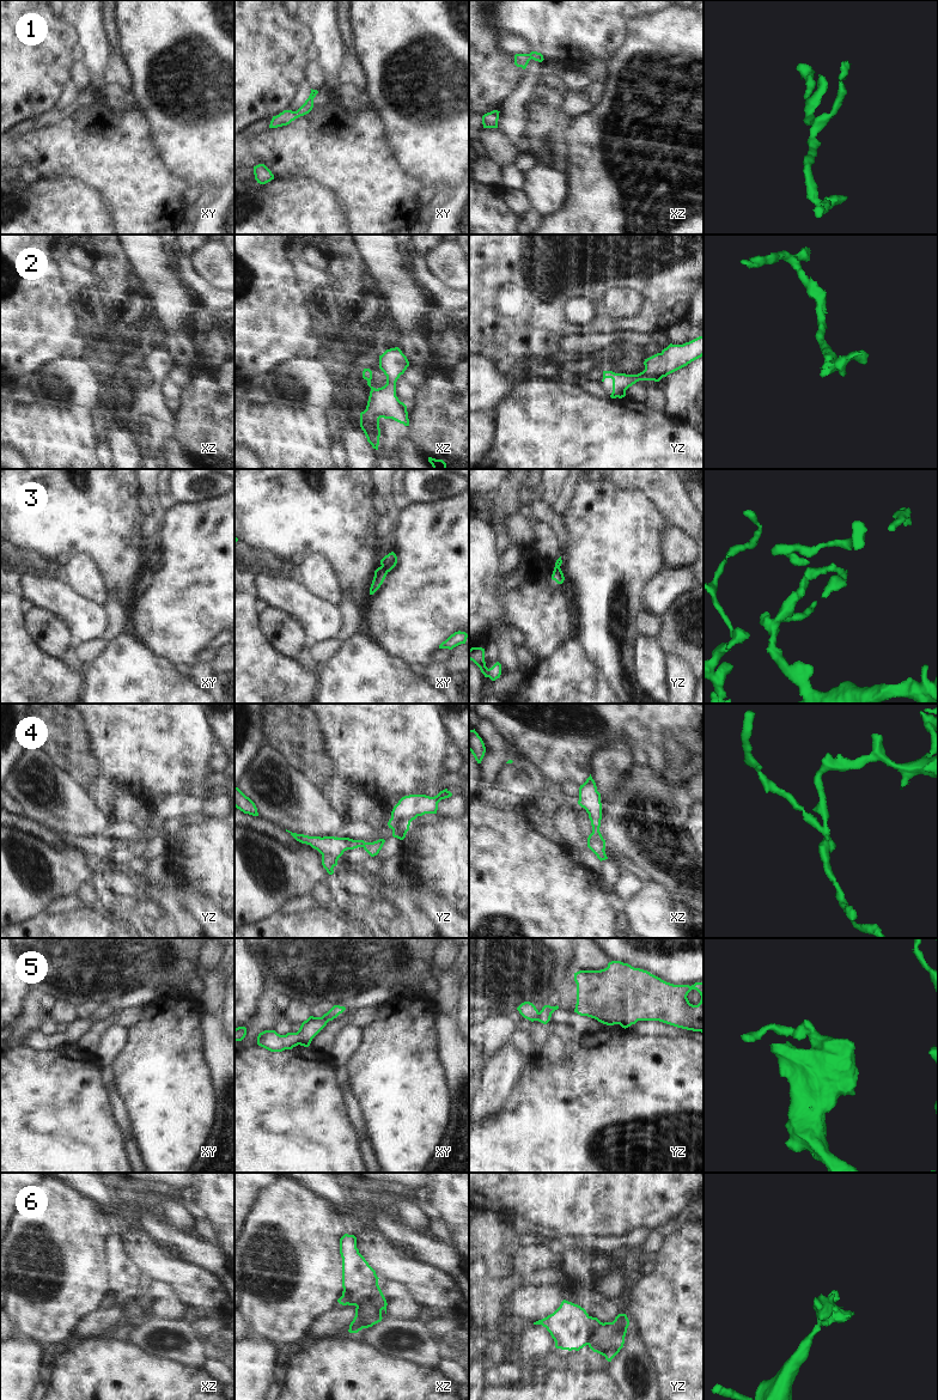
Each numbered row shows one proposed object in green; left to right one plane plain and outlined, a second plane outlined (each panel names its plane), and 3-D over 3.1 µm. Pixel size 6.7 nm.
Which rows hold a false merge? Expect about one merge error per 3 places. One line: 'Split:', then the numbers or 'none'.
Split: 3, 4, 5, 6.

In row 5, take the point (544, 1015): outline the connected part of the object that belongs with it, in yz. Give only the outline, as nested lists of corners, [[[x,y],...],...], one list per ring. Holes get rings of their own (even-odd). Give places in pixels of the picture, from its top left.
[[[544,1005],[542,1010],[538,1012],[537,1021],[543,1024],[547,1024],[550,1021],[552,1014],[558,1009],[559,1009],[558,1005],[556,1006]]]

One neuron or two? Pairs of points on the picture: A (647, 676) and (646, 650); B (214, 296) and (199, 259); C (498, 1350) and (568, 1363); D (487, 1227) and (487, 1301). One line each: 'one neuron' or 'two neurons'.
A: one neuron
B: two neurons
C: two neurons
D: one neuron

